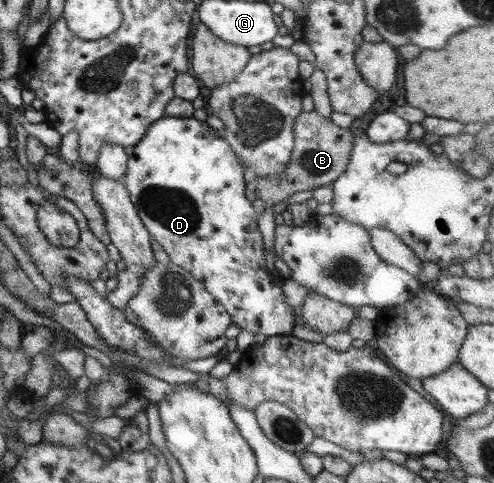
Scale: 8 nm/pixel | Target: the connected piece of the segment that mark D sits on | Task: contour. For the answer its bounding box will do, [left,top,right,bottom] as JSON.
[124,116,296,336]

